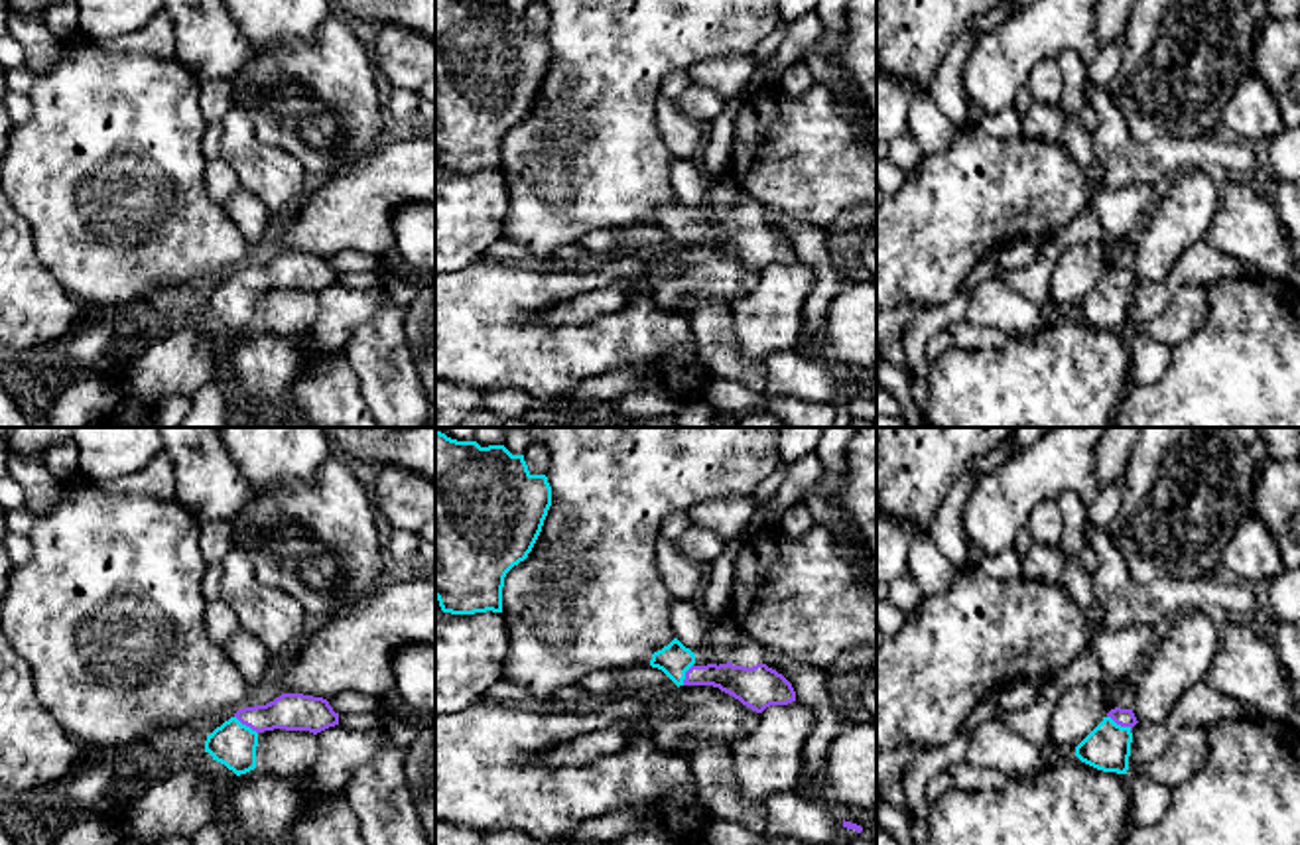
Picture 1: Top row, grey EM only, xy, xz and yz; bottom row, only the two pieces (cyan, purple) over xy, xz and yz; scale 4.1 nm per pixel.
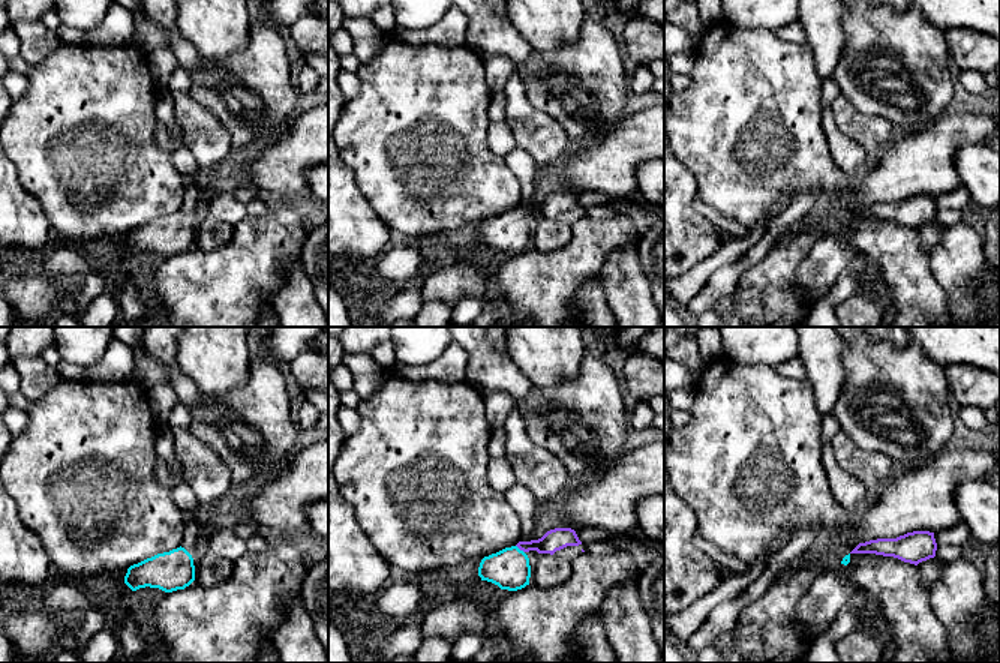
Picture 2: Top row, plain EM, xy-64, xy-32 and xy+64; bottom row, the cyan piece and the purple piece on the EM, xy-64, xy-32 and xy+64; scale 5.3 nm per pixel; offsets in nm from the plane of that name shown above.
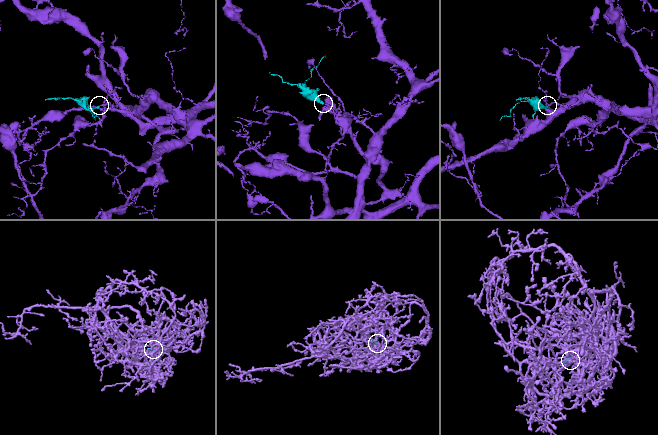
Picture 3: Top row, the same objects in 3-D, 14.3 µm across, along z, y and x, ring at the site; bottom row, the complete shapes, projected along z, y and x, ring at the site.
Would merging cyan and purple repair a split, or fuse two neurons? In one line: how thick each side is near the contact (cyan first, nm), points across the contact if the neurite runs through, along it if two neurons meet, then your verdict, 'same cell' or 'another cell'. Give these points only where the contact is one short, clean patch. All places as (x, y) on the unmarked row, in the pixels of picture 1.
190 nm thick on the cyan side, 80 nm on the other; runs through yz (1107, 306), (1119, 284), (1125, 276); same cell

